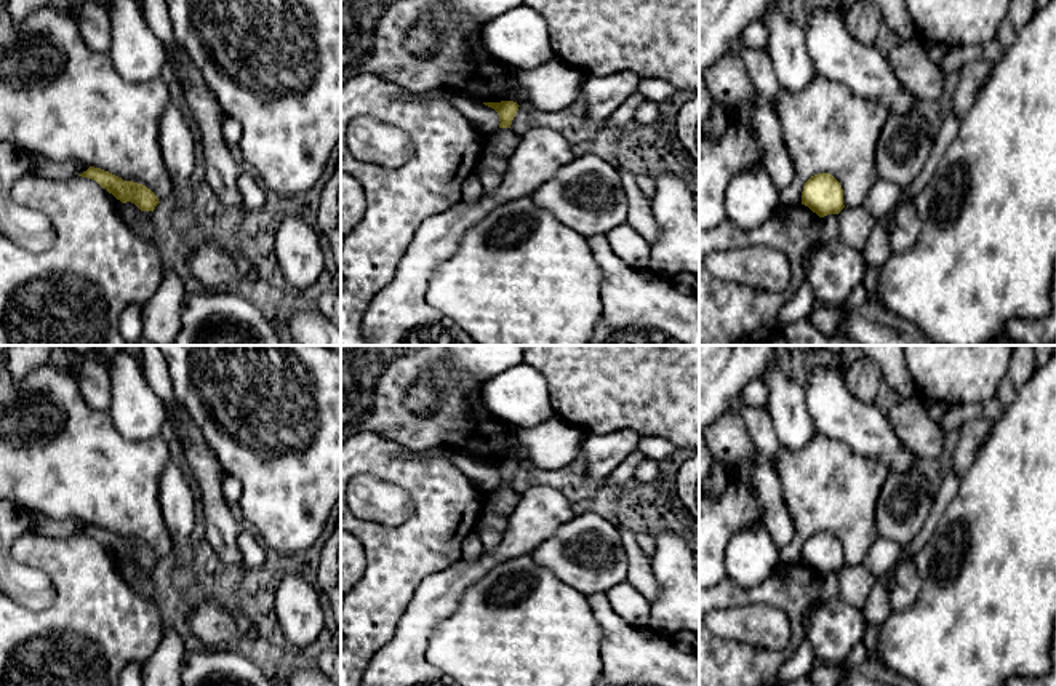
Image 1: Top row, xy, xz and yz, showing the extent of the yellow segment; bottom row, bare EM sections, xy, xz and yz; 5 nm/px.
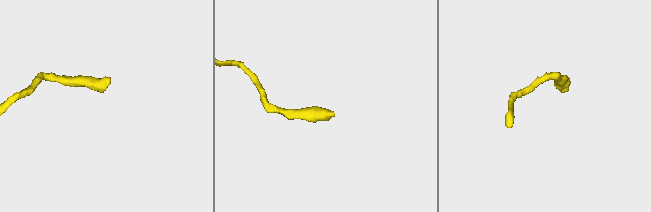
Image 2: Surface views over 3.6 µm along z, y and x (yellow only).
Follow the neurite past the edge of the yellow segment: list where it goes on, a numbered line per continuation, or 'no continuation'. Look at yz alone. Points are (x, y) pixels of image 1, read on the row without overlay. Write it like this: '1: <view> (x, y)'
no continuation

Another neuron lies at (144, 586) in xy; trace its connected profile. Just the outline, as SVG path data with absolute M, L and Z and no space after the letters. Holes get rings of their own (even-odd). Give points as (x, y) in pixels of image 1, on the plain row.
M141 569L133 588L144 598L154 598L152 569Z

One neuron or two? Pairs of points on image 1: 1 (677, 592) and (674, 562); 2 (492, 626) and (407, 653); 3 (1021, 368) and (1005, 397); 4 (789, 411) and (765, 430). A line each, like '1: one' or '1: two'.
1: one
2: two
3: one
4: two

